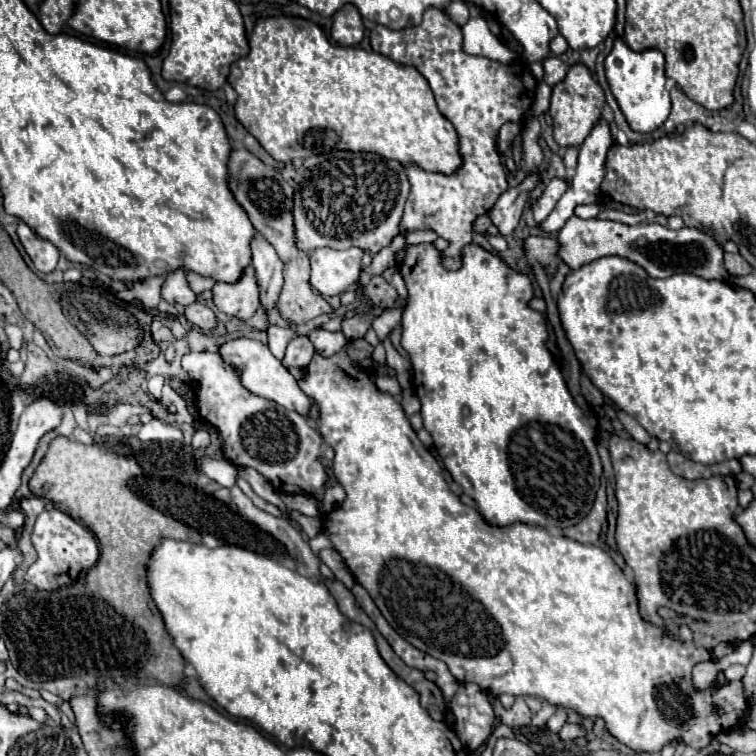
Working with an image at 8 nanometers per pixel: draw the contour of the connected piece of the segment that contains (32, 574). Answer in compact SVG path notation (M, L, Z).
M59 508L43 510L37 516L31 540L33 540L33 546L37 550L39 558L33 566L29 566L23 582L29 582L29 584L37 586L39 590L53 592L63 586L71 586L73 582L77 582L79 574L83 570L87 572L99 558L99 548L97 548L97 540L93 536L93 532L89 528L85 528L81 522L73 520L69 514L61 512Z

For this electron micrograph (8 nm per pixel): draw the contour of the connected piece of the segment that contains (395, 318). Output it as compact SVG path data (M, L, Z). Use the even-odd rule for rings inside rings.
M405 299L402 306L391 311L383 311L380 316L372 313L375 316L373 320L372 328L377 334L377 337L381 342L387 338L389 332L396 326L401 325L402 314L406 305L407 299Z

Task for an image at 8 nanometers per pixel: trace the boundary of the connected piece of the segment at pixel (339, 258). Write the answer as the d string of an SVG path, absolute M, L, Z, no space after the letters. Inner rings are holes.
M317 248L309 252L311 260L311 286L325 298L349 290L359 280L361 272L361 248L333 250Z

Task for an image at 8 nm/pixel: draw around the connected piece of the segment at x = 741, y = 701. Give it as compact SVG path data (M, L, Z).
M341 350L339 354L335 354L331 358L323 358L323 356L315 354L311 364L307 366L307 378L301 380L299 386L309 398L313 398L319 404L319 410L321 410L319 432L321 432L323 440L327 444L331 444L335 450L333 472L347 492L345 502L327 516L323 534L331 538L335 550L341 554L341 558L349 566L355 580L371 594L377 608L381 610L385 620L393 626L393 630L397 630L397 634L401 634L401 638L405 638L409 644L413 644L421 652L425 652L437 660L443 660L449 666L451 674L461 684L475 682L487 694L491 694L495 698L501 694L537 696L537 698L547 700L553 706L569 708L569 710L577 712L581 718L601 718L605 722L607 732L613 738L617 738L621 744L629 746L631 750L639 750L639 752L659 752L663 746L667 746L673 740L679 740L679 742L683 742L695 750L703 750L721 732L721 728L729 730L729 728L737 726L743 718L747 718L749 702L747 702L741 680L731 680L731 682L725 682L721 686L717 682L713 682L711 686L707 686L703 690L695 688L691 670L699 662L709 662L711 660L709 652L705 648L697 648L693 644L693 632L689 626L679 626L677 628L679 640L675 640L669 632L643 620L639 614L639 604L637 604L633 584L625 578L623 570L613 562L613 558L603 548L593 546L593 544L585 546L585 544L579 544L579 542L565 538L565 536L553 536L545 528L533 526L533 524L517 522L517 524L511 524L505 528L495 528L495 526L489 526L477 510L465 506L449 490L447 482L443 480L443 468L431 456L431 452L427 448L423 448L423 444L419 442L417 434L413 432L405 412L401 410L401 406L393 400L393 396L379 392L375 388L373 380L353 364L353 360L347 356L345 350Z

